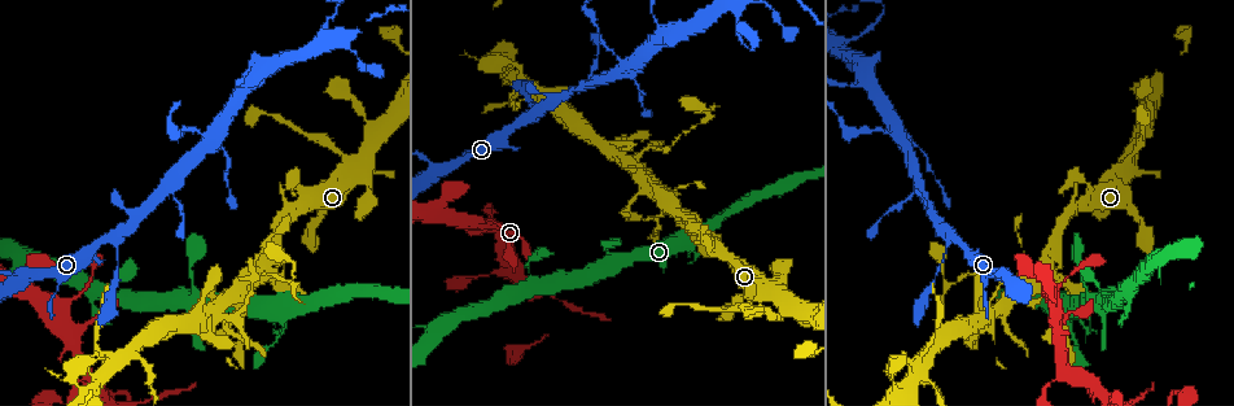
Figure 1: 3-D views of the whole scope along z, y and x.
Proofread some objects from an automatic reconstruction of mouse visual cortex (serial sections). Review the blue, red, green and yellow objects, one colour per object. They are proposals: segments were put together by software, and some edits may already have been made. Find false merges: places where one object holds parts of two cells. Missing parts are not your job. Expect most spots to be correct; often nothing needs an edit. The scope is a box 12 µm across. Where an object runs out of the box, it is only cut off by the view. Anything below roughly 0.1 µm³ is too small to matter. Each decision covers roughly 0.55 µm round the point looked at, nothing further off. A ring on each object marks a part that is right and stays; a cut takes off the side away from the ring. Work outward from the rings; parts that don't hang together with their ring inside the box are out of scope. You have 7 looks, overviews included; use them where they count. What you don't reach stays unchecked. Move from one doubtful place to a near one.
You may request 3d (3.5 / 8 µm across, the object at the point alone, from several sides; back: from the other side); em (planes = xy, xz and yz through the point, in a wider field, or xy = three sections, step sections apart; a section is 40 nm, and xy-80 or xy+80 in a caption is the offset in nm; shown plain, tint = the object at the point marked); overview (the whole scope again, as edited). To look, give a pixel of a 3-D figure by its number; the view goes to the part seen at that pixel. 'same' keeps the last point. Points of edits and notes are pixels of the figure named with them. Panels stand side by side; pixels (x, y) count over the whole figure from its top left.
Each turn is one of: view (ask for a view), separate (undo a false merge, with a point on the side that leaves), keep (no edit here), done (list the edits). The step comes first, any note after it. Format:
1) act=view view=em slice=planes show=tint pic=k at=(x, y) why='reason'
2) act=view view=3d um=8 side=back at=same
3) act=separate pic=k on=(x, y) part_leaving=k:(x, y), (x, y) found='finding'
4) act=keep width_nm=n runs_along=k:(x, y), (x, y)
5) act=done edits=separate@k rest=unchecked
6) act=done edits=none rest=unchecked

act=view view=3d um=3.5 pic=1 at=(994, 310)

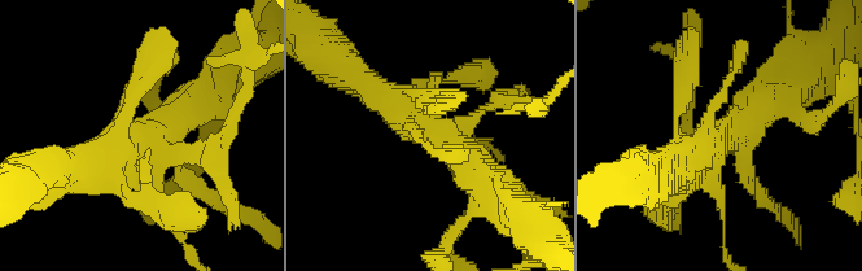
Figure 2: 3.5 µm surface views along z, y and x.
act=keep found='all the same cell'

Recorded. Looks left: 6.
act=view view=3d um=3.5 pic=1 at=(501, 231) why='thin arm on a thick one'

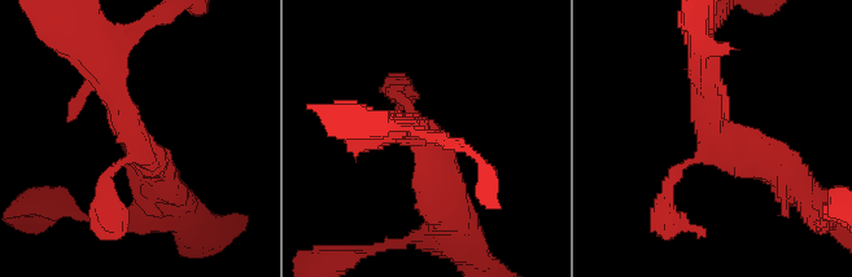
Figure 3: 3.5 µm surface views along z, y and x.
act=view view=em slice=xy step=1 show=tint pic=3 at=(421, 141) arms=3 arm_widths_nm=150,300,450

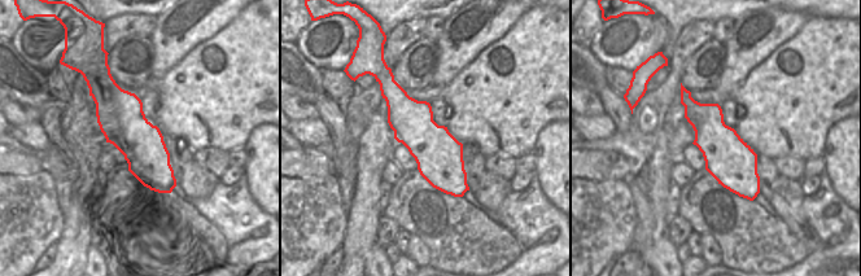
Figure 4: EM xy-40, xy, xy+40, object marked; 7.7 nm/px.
act=keep runs_along=4:(385, 84), (437, 152), (459, 193) found='continuous, no second cell'

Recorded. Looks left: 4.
act=view view=3d um=3.5 side=back pic=1 at=(607, 255) why='thin neck'

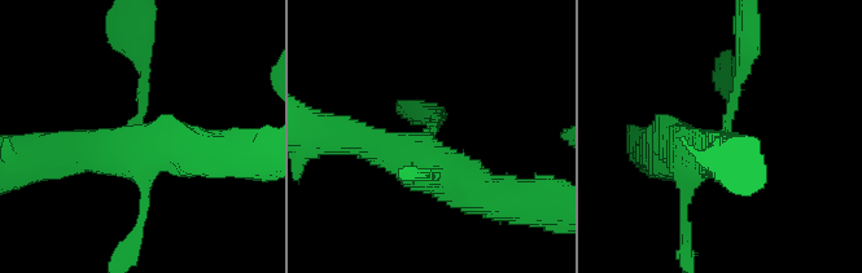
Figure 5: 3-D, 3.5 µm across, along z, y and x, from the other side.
act=view view=em slice=xy step=3 show=tint pic=5 at=(428, 139)

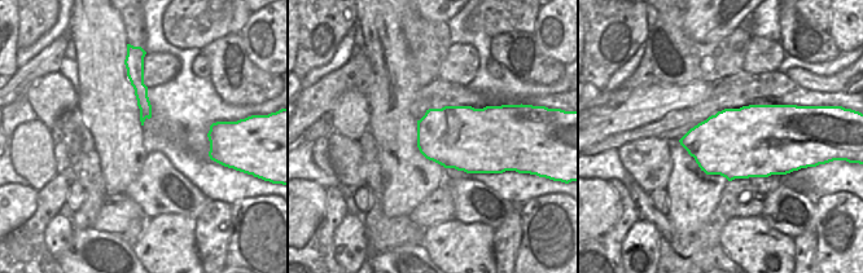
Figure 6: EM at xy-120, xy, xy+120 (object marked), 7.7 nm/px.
act=view view=em slice=xy step=1 show=tint at=same

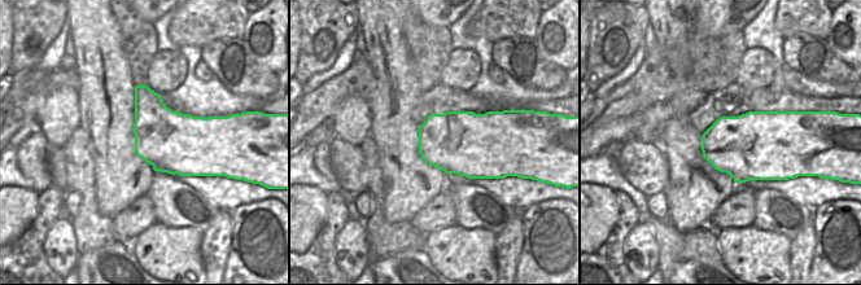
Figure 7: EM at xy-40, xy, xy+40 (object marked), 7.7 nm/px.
act=keep found='all the same cell'

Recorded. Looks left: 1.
act=done edits=none rest=unchecked

